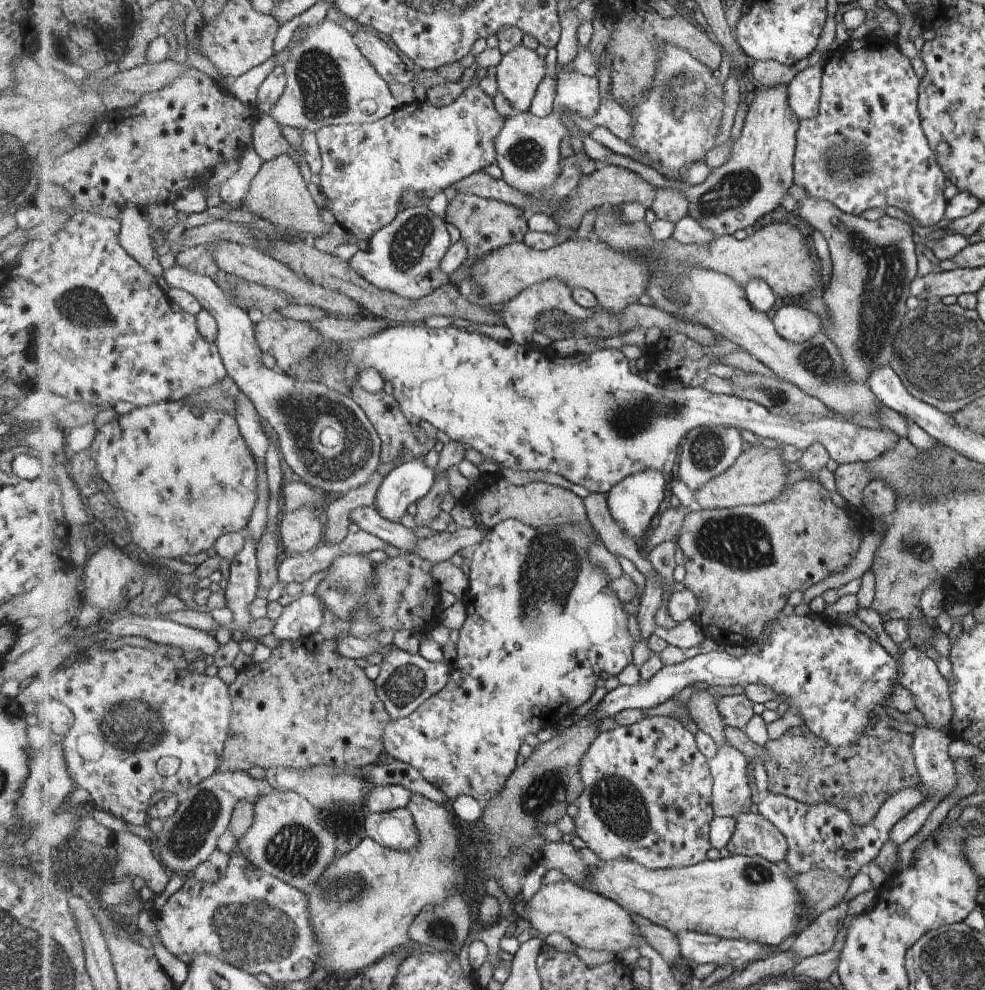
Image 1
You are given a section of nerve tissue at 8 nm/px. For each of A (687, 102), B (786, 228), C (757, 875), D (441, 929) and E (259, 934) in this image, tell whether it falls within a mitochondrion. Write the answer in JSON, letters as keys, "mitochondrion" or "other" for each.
{"A":"mitochondrion","B":"other","C":"mitochondrion","D":"mitochondrion","E":"mitochondrion"}

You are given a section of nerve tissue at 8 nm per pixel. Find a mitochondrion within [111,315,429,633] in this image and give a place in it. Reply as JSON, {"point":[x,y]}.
{"point":[301,415]}

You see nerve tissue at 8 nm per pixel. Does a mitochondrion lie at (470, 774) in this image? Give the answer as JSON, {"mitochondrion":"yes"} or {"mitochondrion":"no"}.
{"mitochondrion":"no"}

